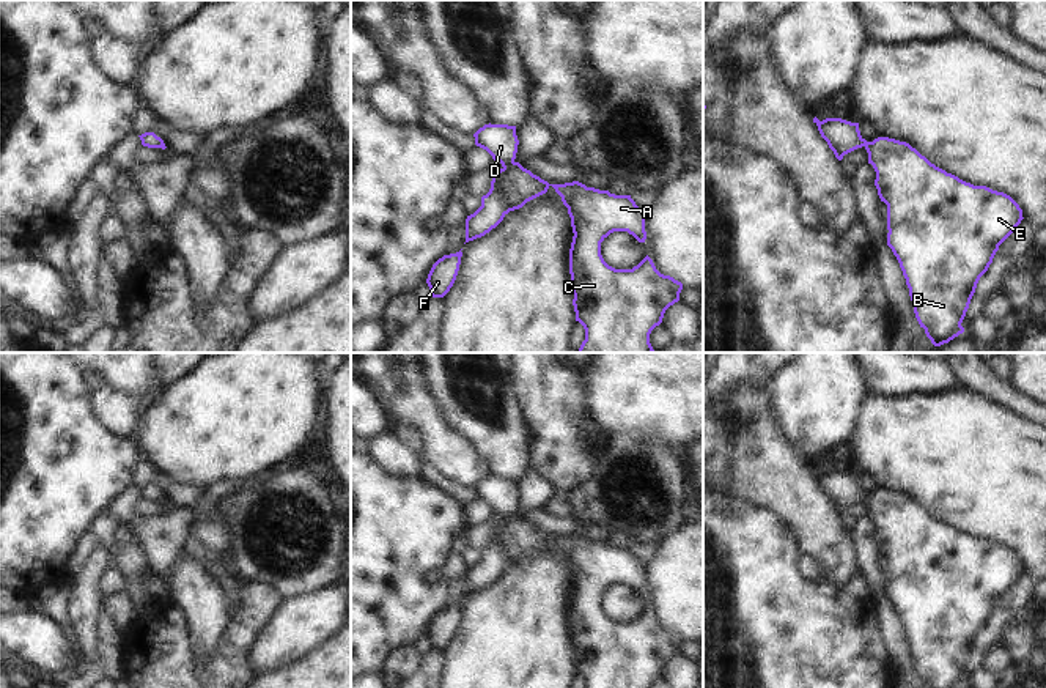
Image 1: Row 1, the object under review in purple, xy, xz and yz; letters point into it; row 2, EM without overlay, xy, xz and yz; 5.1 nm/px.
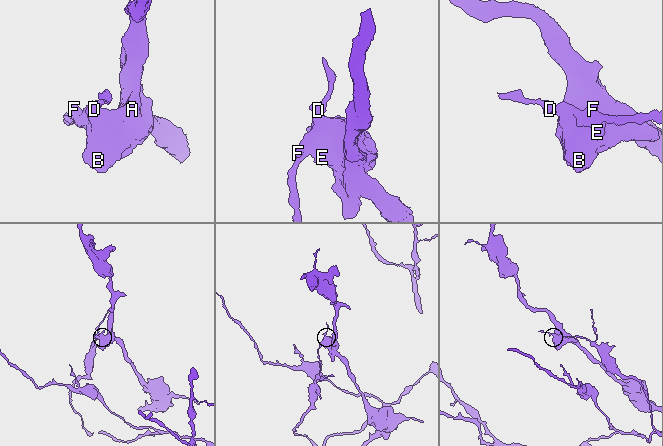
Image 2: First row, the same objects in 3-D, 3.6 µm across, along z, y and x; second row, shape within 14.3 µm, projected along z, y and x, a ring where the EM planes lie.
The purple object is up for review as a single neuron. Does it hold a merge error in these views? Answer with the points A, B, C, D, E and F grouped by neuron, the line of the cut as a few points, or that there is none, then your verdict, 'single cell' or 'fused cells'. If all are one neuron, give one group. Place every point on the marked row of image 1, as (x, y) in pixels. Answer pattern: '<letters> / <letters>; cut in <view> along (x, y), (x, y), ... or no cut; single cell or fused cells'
A B C E / D F; cut in xz along (513, 161), (502, 173), (499, 184), (505, 213); fused cells

